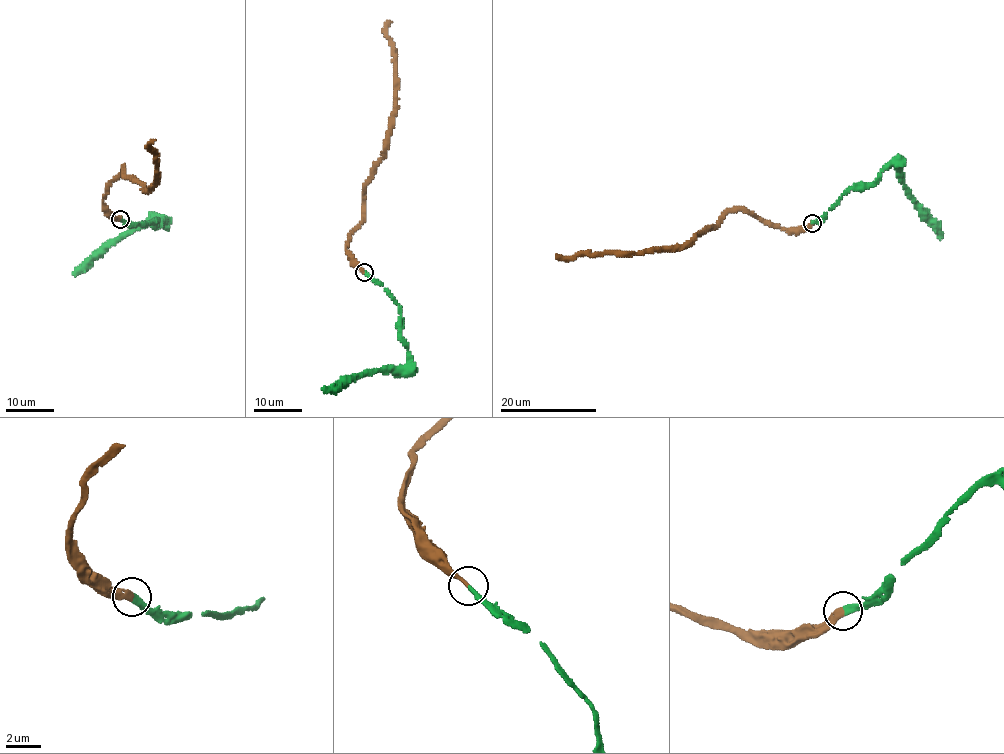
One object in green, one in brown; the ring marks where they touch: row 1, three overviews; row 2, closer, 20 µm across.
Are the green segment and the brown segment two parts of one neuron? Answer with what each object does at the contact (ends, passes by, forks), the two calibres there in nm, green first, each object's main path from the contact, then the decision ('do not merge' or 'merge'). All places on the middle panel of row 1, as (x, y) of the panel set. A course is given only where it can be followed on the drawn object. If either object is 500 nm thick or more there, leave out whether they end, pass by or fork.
green ends | brown ends | 320/280 nm | green via (365, 272), (379, 281), (399, 307), (400, 336), (409, 353), (408, 364), (369, 371), (332, 388), (322, 388) | brown via (365, 272), (346, 250), (346, 242), (361, 224), (364, 187), (392, 127), (395, 48), (386, 31), (391, 23) | merge

